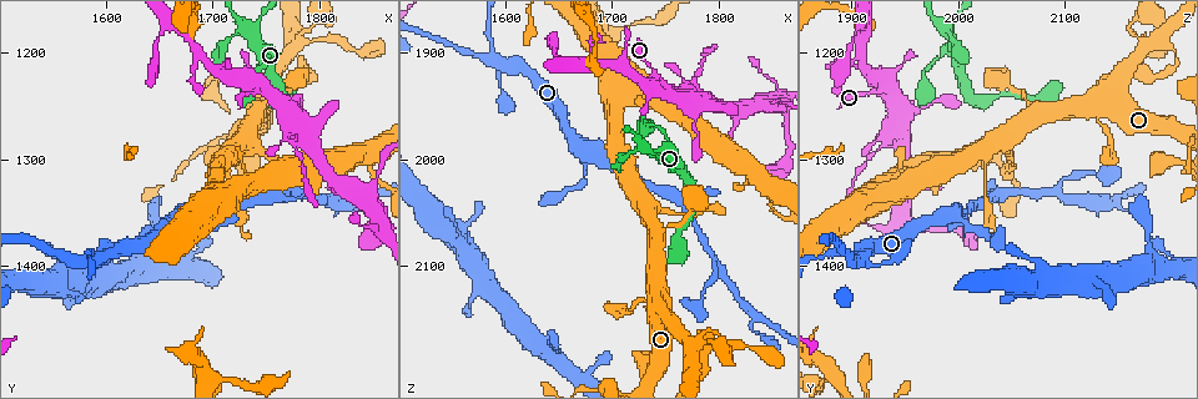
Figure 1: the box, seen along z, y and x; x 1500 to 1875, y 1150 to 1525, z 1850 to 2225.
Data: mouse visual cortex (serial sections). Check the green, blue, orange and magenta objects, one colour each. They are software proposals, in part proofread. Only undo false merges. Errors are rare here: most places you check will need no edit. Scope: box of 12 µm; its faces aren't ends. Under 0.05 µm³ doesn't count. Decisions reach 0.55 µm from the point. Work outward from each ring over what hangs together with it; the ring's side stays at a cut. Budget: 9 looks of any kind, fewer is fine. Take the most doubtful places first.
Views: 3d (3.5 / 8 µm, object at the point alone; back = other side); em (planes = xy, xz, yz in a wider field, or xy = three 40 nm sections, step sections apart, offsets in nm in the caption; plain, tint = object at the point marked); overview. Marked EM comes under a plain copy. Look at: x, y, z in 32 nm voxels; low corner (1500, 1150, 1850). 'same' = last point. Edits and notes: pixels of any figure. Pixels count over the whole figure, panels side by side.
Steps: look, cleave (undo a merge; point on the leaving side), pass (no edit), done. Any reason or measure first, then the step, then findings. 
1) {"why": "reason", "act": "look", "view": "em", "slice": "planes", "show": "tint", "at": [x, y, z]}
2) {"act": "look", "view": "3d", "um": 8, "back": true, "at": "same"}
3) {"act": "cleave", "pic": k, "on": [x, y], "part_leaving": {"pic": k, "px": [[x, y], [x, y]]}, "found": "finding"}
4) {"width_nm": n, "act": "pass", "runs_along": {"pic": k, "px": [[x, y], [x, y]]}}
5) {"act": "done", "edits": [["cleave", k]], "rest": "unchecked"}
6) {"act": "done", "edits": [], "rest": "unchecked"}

{"why": "sudden change in width", "act": "look", "view": "3d", "um": 8, "at": [1842, 1336, 1948]}

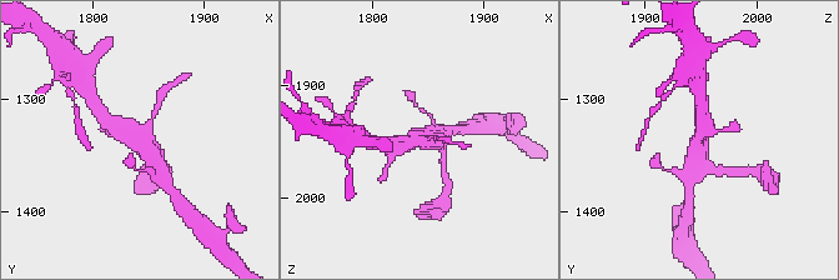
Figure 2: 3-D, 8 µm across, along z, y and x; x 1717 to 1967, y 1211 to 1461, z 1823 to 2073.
{"arms": 3, "arm_widths_nm": [150, 450, 500], "act": "look", "view": "em", "slice": "planes", "show": "tint", "at": [1840, 1334, 1946]}

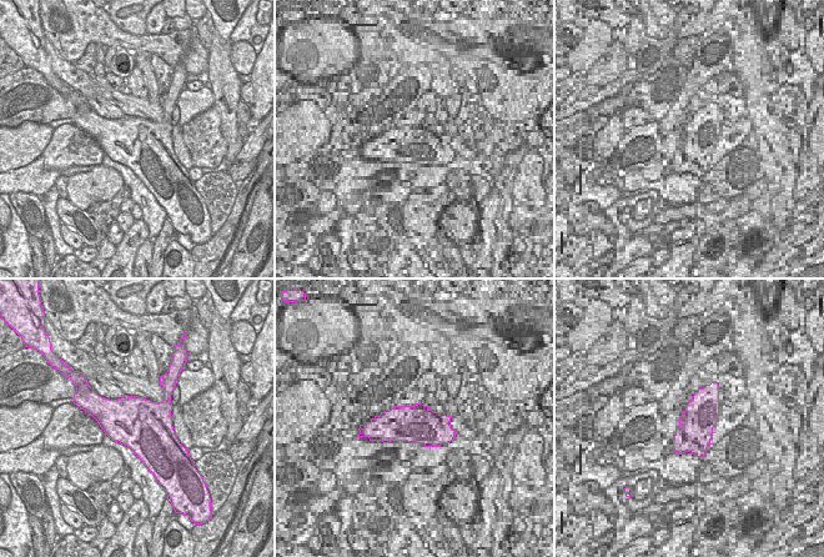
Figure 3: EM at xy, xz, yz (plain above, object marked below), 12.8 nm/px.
{"width_nm": 700, "act": "pass", "runs_along": {"pic": 2, "px": [[106, 119], [135, 135], [160, 165]]}, "found": "one cell here"}

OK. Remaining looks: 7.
{"why": "a narrow waist", "act": "look", "view": "3d", "um": 3.5, "back": true, "at": [1732, 1178, 1990]}

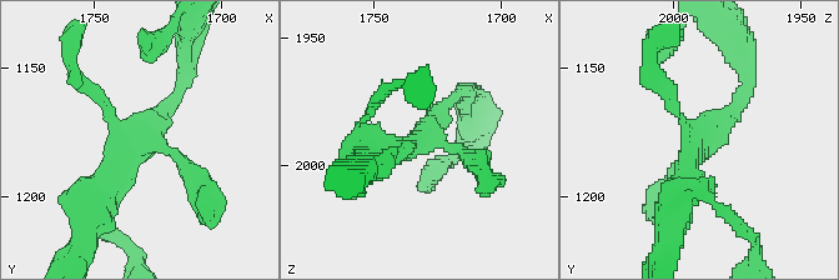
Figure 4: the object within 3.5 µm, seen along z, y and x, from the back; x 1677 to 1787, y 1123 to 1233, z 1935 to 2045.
{"arms": 4, "arm_widths_nm": [100, 200, 200, 350], "act": "look", "view": "em", "slice": "planes", "show": "tint", "at": [1730, 1180, 1991]}

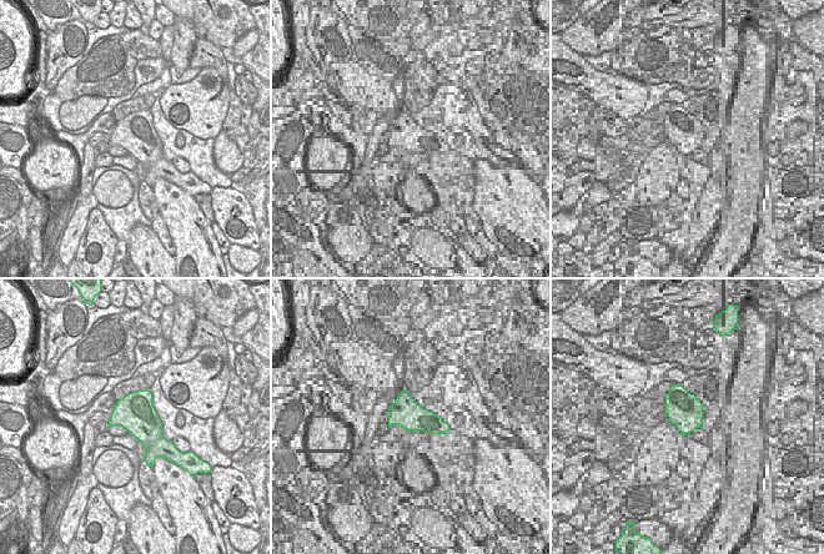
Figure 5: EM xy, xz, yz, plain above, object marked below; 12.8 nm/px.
{"act": "pass", "runs_along": {"pic": 4, "px": [[83, 200], [140, 143], [167, 146], [201, 193]]}, "found": "one cell here"}

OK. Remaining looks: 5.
{"why": "four arms meet", "act": "look", "view": "3d", "um": 3.5, "at": [1596, 1392, 1912]}

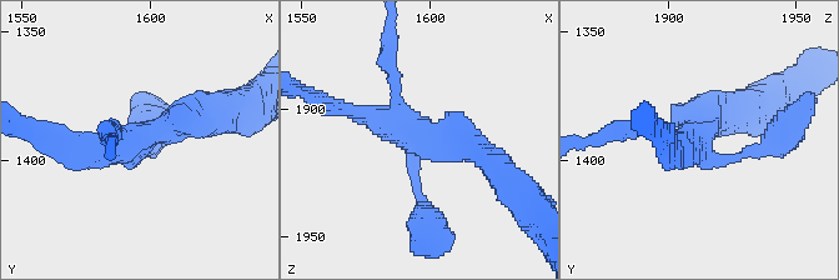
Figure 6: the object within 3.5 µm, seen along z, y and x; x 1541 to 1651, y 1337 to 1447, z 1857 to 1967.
{"arms": 4, "arm_widths_nm": [150, 150, 300, 350], "why": "shape alone is not enough", "act": "look", "view": "em", "slice": "xy", "step": 2, "show": "tint", "at": [1597, 1391, 1911]}

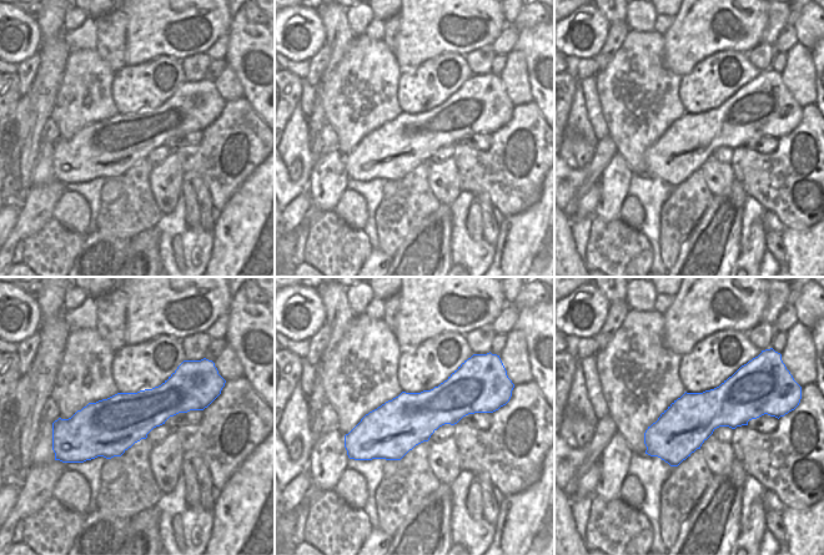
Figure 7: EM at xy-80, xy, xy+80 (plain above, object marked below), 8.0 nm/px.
{"act": "pass", "runs_along": {"pic": 6, "px": [[493, 165], [467, 143], [345, 108]]}, "found": "all the same cell"}

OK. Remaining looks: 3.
{"why": "arms part here", "act": "look", "view": "3d", "um": 3.5, "at": [1796, 1332, 2094]}

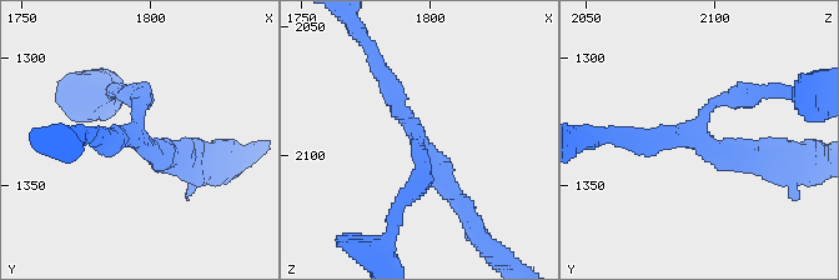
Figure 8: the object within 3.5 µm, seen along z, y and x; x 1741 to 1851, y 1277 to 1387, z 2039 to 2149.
{"arms": 3, "arm_widths_nm": [200, 250, 300], "act": "look", "view": "em", "slice": "xy", "step": 2, "show": "tint", "at": [1794, 1331, 2093]}

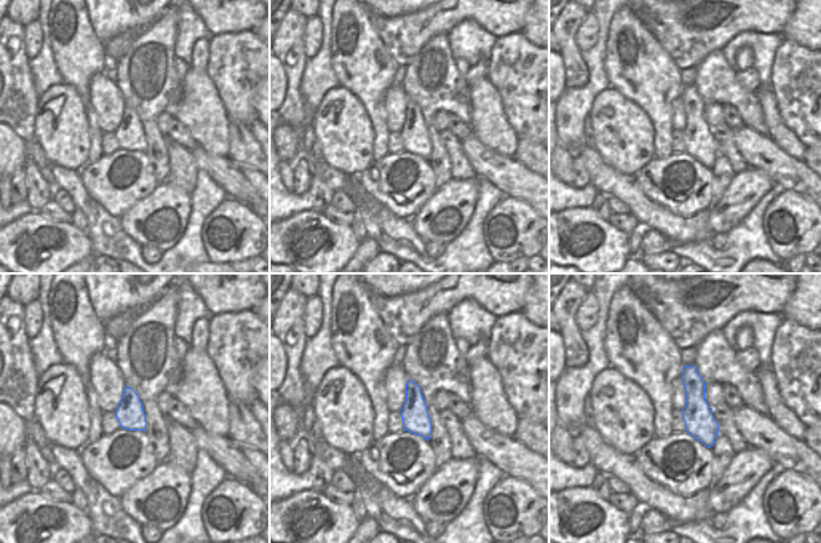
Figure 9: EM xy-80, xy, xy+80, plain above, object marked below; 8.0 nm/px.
{"width_nm": 220, "act": "pass", "runs_along": {"pic": 9, "px": [[686, 368], [709, 443]]}, "found": "all the same cell"}

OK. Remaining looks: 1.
{"act": "done", "edits": [], "rest": "unchecked"}

